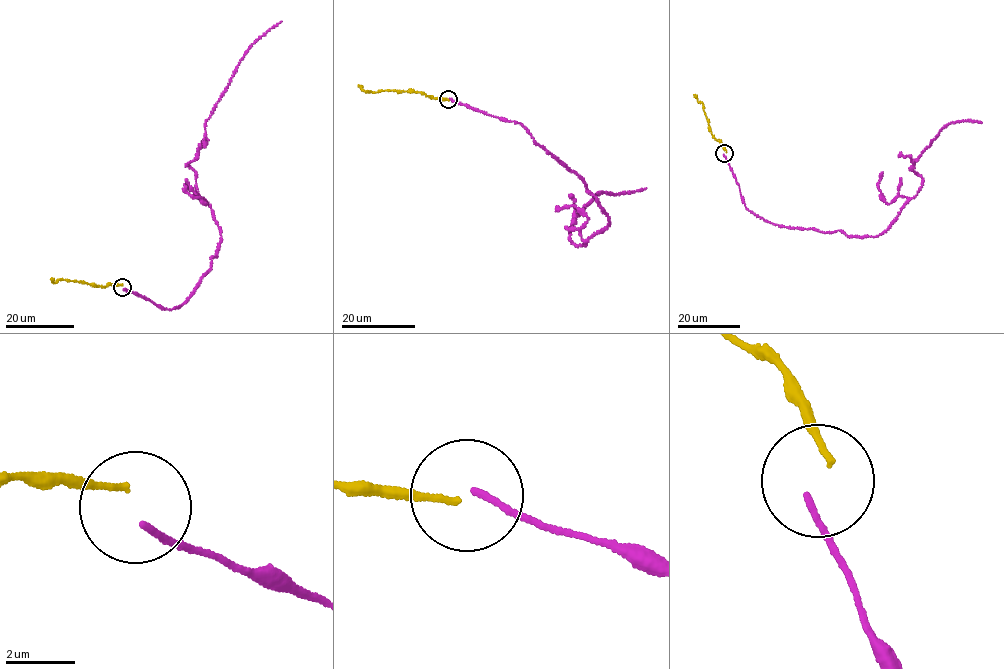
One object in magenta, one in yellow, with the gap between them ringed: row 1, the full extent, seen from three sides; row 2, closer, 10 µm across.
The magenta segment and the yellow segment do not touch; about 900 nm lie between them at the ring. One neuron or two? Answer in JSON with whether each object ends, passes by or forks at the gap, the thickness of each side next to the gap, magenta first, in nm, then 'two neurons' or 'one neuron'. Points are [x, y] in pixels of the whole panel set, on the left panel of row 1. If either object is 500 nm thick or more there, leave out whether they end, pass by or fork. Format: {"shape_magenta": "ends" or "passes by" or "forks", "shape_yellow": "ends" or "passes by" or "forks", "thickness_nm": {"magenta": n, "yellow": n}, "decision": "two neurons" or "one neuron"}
{"shape_magenta": "ends", "shape_yellow": "ends", "thickness_nm": {"magenta": 190, "yellow": 170}, "decision": "two neurons"}

